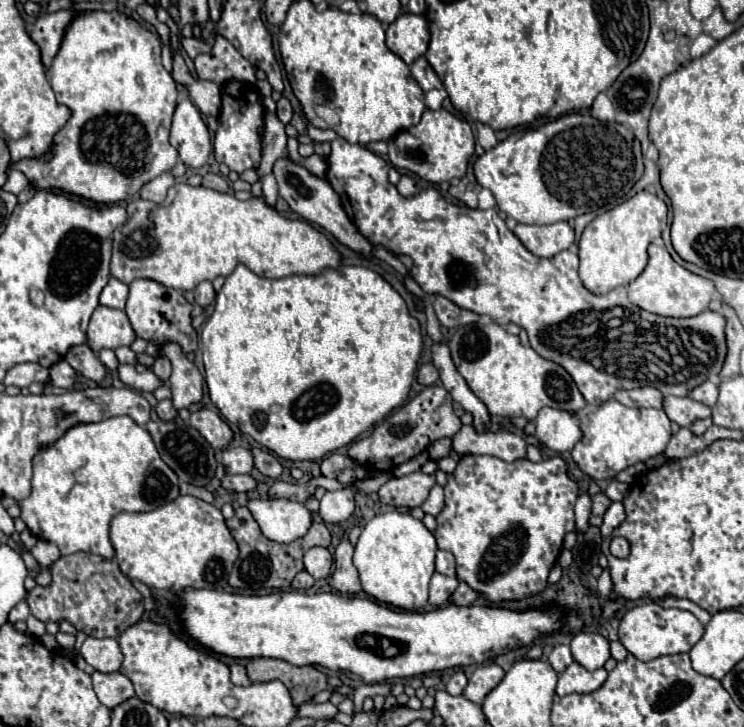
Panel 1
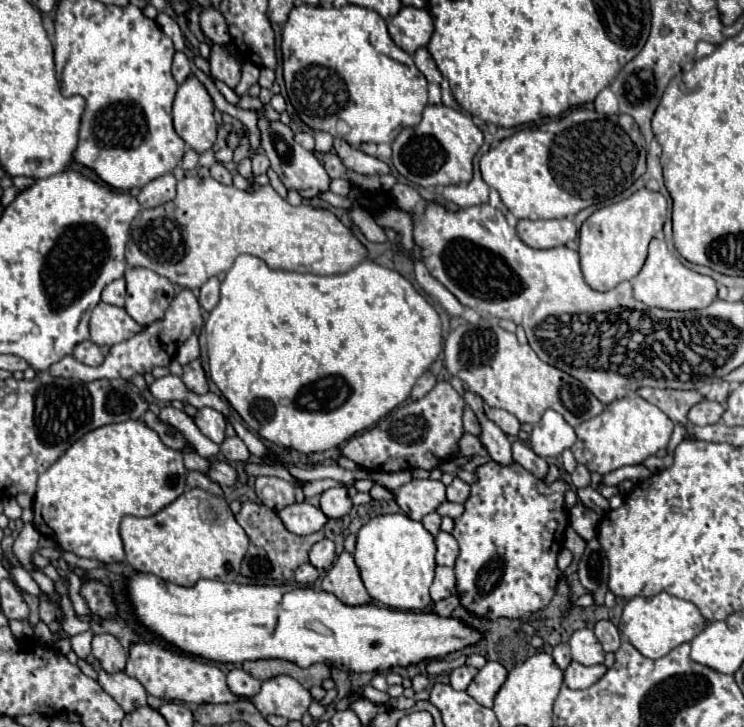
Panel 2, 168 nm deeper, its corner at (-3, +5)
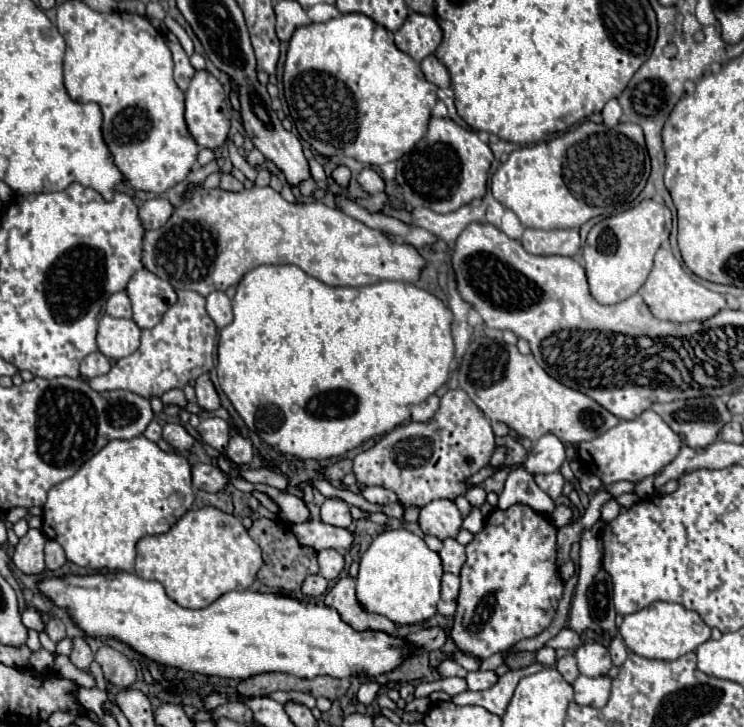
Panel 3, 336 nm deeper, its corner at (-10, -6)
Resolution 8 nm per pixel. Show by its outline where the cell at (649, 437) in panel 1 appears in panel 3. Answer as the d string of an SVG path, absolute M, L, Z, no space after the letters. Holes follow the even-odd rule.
M652 409L644 411L638 419L620 421L616 427L606 431L594 441L578 445L578 457L584 471L600 477L604 485L616 481L642 481L644 477L656 475L664 465L674 461L682 447L682 439L664 423L664 419Z

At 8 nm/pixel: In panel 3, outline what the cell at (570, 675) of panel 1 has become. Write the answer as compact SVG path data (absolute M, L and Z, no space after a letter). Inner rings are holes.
M580 675L572 685L574 687L574 701L578 705L590 705L590 707L600 709L608 703L610 685L612 685L612 679L608 675L596 677L596 679Z

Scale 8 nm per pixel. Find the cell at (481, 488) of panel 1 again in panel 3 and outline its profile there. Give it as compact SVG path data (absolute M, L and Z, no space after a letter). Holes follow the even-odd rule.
M514 505L508 511L494 509L486 519L486 525L480 533L474 535L474 541L466 545L466 563L460 571L460 595L454 615L454 627L450 637L454 645L476 659L488 659L498 651L514 647L520 639L536 637L542 633L558 607L562 597L562 581L556 577L556 527L536 511L530 511L526 505Z

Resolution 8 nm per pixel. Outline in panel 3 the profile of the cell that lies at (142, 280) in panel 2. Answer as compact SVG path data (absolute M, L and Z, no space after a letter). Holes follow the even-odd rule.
M140 269L128 281L126 293L132 301L134 321L140 329L150 329L162 319L162 315L176 303L176 291L166 279L150 273L148 269Z

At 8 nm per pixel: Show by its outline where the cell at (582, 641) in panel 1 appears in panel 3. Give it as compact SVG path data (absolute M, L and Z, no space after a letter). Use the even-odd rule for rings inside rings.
M598 641L580 645L576 649L576 661L578 661L580 673L586 677L608 675L610 667L612 667L612 659L610 659L608 649Z

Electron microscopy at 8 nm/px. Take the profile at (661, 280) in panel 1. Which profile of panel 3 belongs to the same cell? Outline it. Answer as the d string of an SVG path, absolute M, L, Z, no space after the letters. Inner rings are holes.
M658 249L650 277L638 293L644 297L644 301L648 303L648 307L652 309L652 313L658 319L672 321L672 323L706 321L706 319L714 317L718 311L726 309L726 299L720 293L714 293L714 291L706 289L704 285L700 285L698 281L694 281L684 271L680 261L672 255L672 251L668 251L668 249Z

